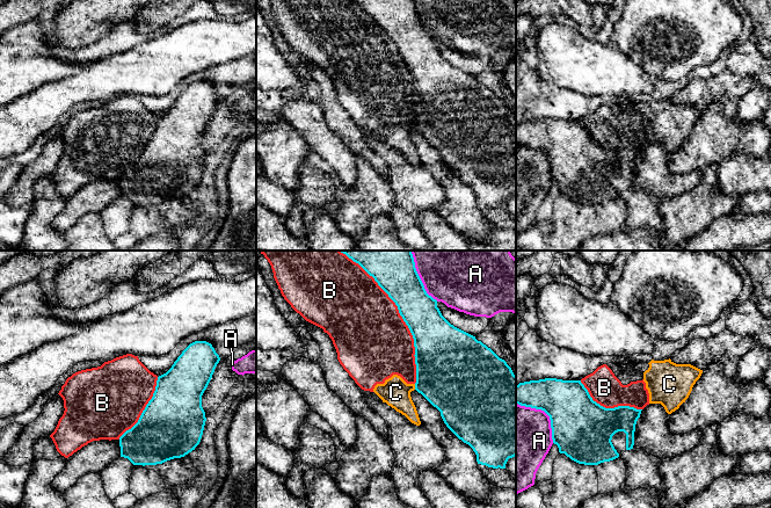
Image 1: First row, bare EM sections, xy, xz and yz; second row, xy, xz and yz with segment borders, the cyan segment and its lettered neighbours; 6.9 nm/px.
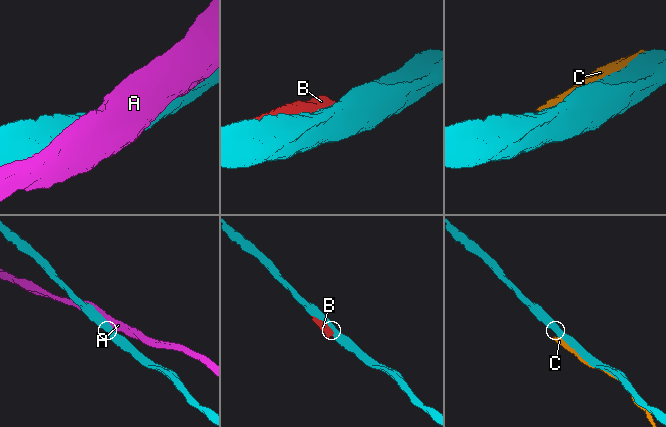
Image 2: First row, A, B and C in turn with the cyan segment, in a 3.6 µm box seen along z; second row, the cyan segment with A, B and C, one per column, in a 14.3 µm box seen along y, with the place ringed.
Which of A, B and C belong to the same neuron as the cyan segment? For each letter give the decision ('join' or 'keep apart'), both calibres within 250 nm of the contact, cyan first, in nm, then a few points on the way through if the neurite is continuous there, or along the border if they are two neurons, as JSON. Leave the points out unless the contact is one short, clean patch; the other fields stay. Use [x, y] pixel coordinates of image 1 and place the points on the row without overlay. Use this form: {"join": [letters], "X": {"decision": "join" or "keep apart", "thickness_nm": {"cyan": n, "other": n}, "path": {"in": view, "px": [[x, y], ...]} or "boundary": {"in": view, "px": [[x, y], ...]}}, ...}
{"join": [], "A": {"decision": "keep apart", "thickness_nm": {"cyan": 380, "other": 440}}, "B": {"decision": "keep apart", "thickness_nm": {"cyan": 300, "other": 500}}, "C": {"decision": "keep apart", "thickness_nm": {"cyan": 460, "other": 200}}}

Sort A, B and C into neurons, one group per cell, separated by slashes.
A / B C

